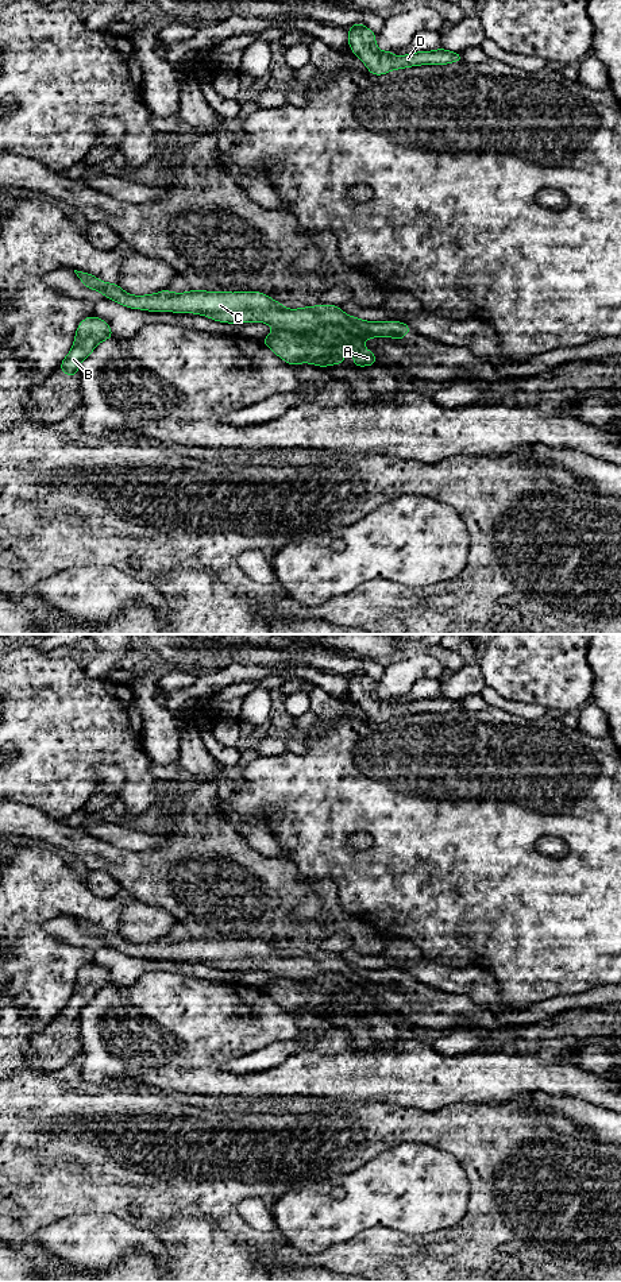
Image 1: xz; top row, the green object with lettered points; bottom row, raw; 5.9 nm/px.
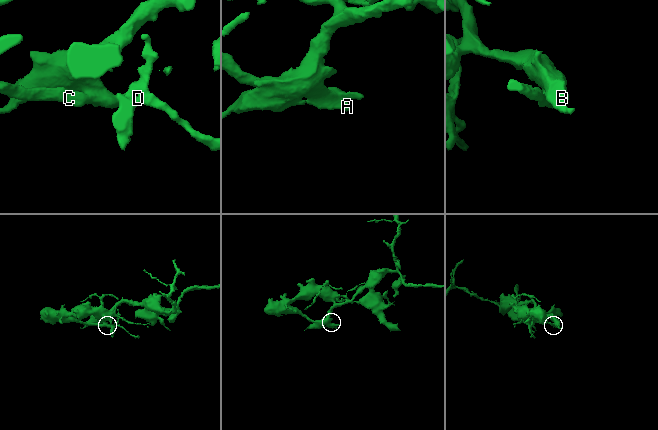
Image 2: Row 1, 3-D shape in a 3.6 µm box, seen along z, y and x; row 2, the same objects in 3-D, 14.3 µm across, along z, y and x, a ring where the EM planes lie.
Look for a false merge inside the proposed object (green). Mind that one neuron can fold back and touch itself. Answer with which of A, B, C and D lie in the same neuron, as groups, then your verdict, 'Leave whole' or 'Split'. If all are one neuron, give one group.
Groups: A B D / C. Split

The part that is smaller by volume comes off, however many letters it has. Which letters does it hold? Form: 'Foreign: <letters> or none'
Foreign: C

